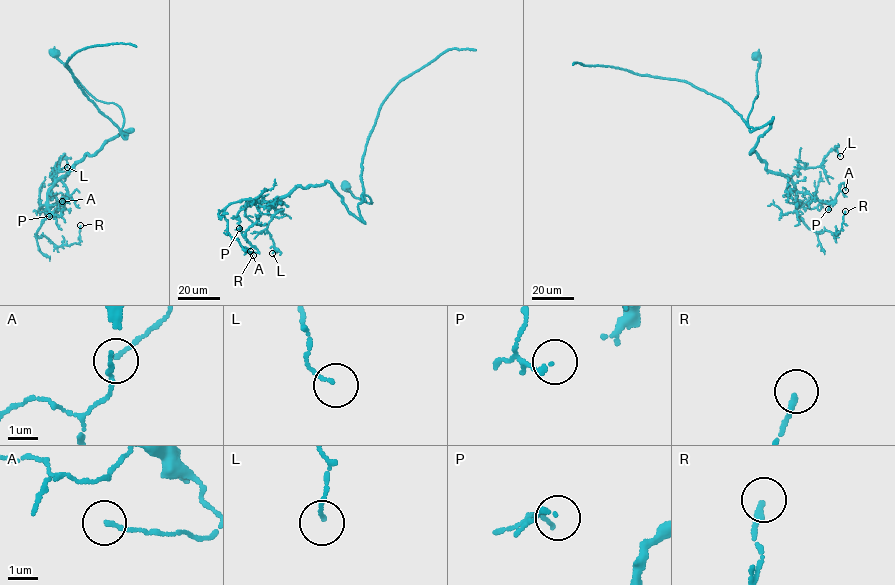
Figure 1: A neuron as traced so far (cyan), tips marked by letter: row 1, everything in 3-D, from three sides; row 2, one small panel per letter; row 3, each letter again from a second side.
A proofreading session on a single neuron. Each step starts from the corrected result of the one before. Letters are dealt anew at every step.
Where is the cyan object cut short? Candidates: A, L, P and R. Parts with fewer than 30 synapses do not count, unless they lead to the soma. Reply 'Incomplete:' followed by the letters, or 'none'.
Incomplete: none

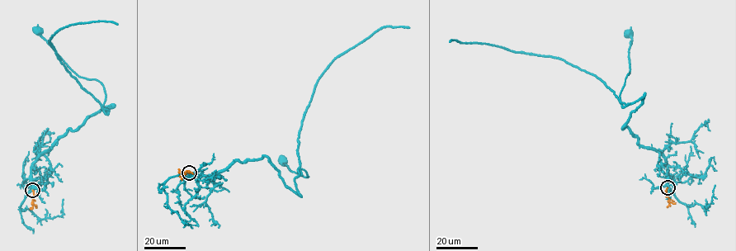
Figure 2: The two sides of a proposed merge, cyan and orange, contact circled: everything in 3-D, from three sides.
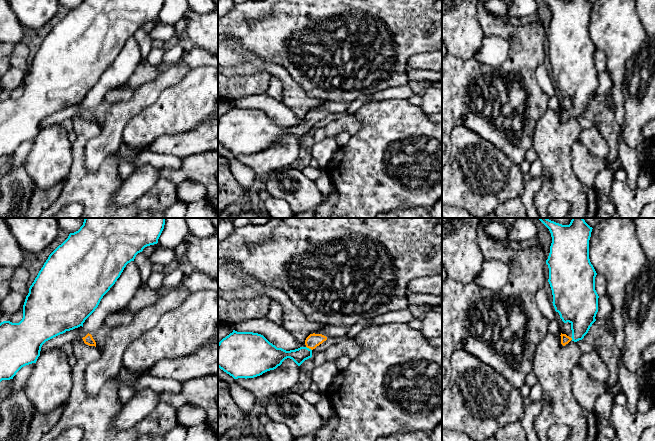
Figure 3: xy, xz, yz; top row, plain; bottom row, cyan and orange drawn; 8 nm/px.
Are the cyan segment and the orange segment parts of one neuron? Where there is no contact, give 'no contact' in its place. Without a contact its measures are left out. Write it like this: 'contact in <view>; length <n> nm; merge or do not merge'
contact in xz; length 60 nm; merge

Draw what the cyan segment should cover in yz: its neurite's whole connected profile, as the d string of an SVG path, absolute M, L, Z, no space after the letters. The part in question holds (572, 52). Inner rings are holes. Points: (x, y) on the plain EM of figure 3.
M544 0L550 7L552 19L546 40L549 44L549 55L553 82L564 99L571 100L572 112L561 109L561 120L565 122L571 116L582 116L596 97L598 88L598 70L595 66L597 51L589 35L589 16L592 3L588 0Z

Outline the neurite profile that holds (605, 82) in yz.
M604 70L603 72L599 73L598 88L595 93L596 97L605 95L608 92L610 92L612 88L612 84L613 84L612 76L607 70Z

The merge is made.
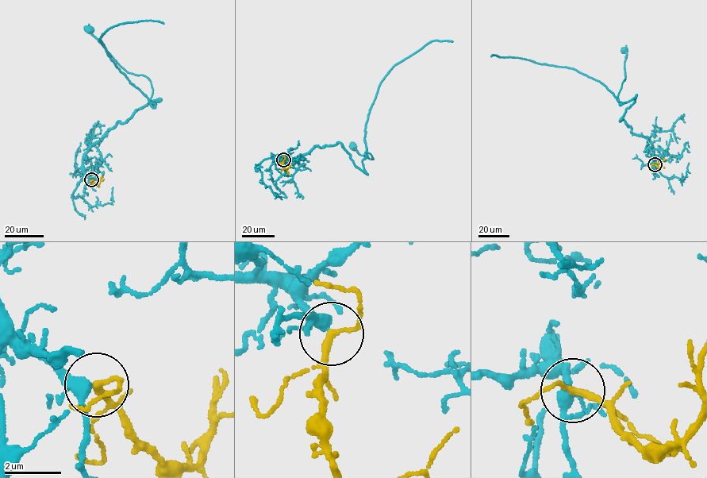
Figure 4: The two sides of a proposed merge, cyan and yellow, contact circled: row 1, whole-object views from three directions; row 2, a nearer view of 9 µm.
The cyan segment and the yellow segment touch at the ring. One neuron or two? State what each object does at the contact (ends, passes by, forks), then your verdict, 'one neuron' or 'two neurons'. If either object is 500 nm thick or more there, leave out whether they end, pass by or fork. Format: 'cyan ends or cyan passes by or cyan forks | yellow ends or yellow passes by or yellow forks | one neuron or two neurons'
cyan forks | yellow passes by | one neuron

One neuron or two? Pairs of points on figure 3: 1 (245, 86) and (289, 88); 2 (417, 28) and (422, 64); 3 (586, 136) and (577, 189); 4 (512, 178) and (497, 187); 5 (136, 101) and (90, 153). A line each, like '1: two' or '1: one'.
1: two
2: two
3: two
4: one
5: one

